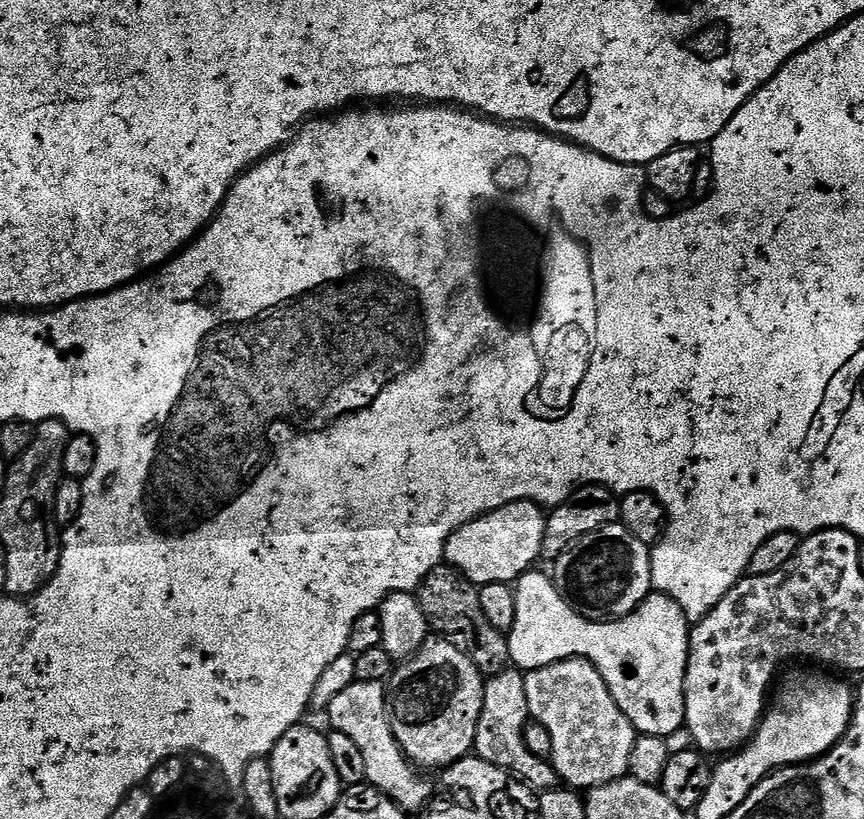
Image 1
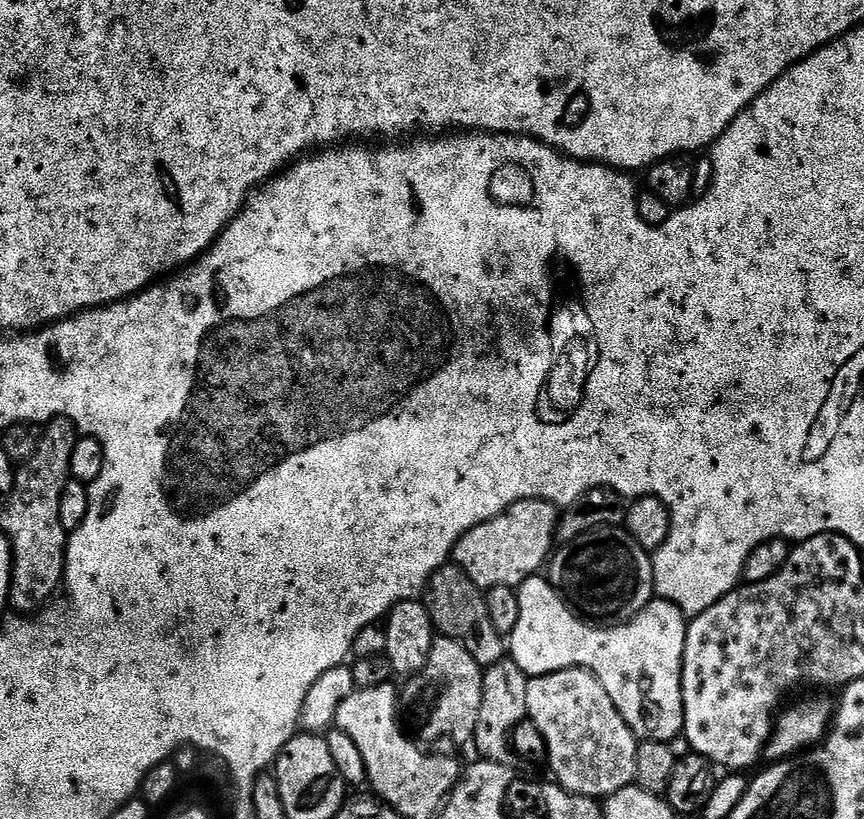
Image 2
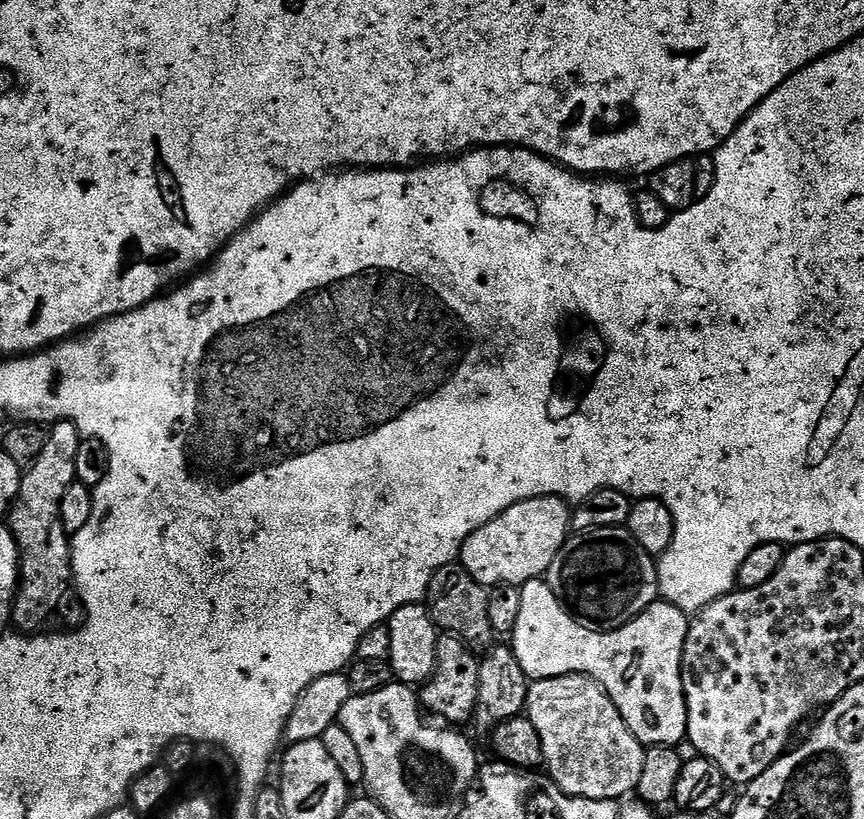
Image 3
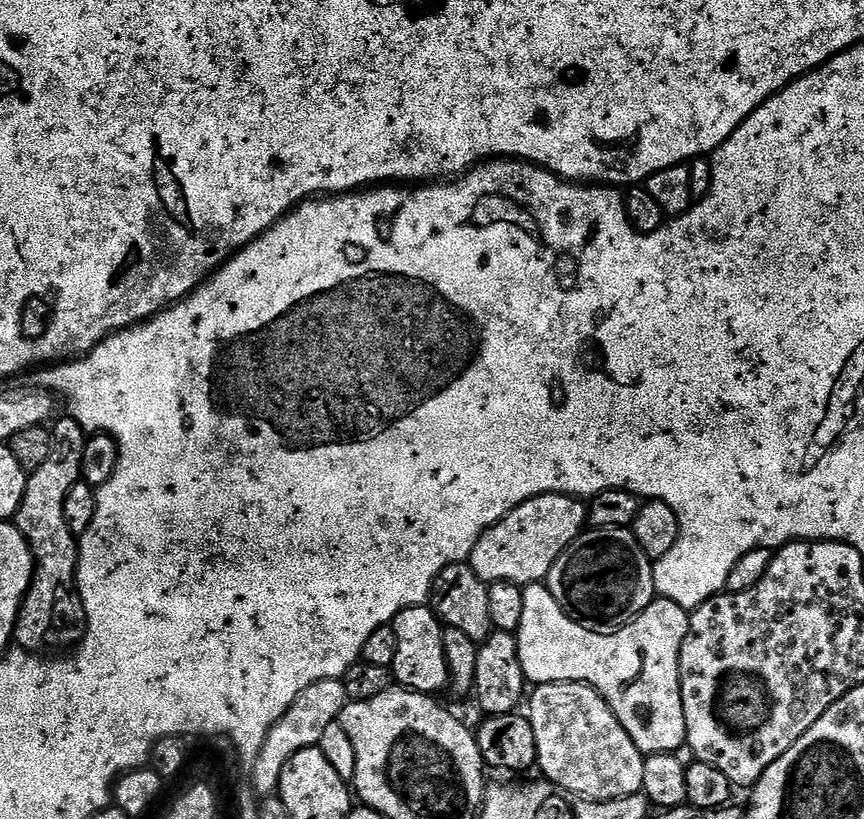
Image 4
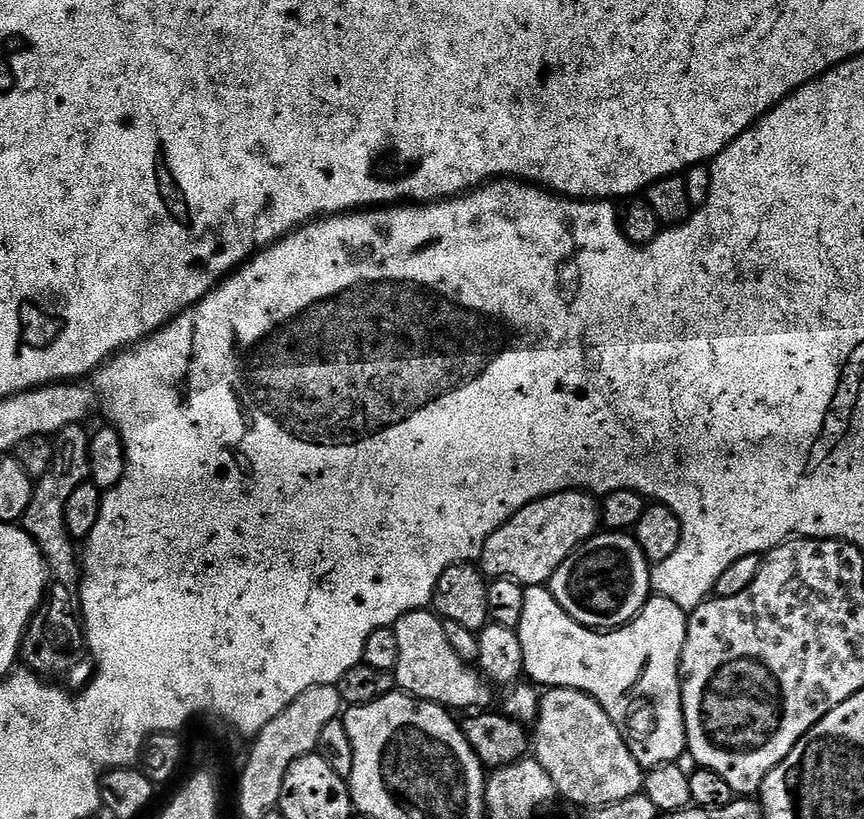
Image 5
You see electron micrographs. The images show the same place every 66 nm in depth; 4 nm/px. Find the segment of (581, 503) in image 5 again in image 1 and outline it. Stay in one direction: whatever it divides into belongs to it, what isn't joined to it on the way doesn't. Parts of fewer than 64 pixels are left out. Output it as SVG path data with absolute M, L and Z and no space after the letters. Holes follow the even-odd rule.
M529 500L510 502L454 530L444 547L444 560L447 567L461 572L471 584L512 584L535 565L532 564L535 560L541 559L542 538L546 534L547 521L545 509L539 504Z

